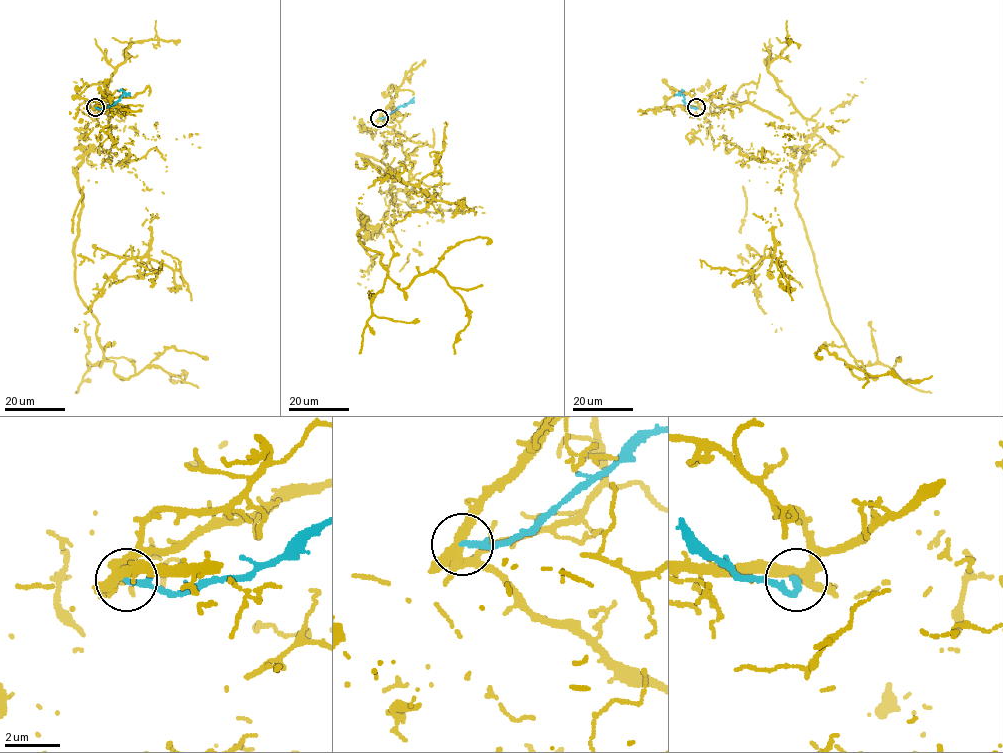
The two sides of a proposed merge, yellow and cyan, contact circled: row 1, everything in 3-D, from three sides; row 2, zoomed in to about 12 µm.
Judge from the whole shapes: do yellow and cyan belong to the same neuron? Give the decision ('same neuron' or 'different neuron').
same neuron

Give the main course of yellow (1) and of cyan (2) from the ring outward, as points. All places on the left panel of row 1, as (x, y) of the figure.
1: (95, 107), (123, 113), (79, 95), (114, 72), (76, 171), (76, 289), (116, 375), (185, 379), (170, 376)
2: (95, 107), (112, 106), (125, 92), (119, 91)

